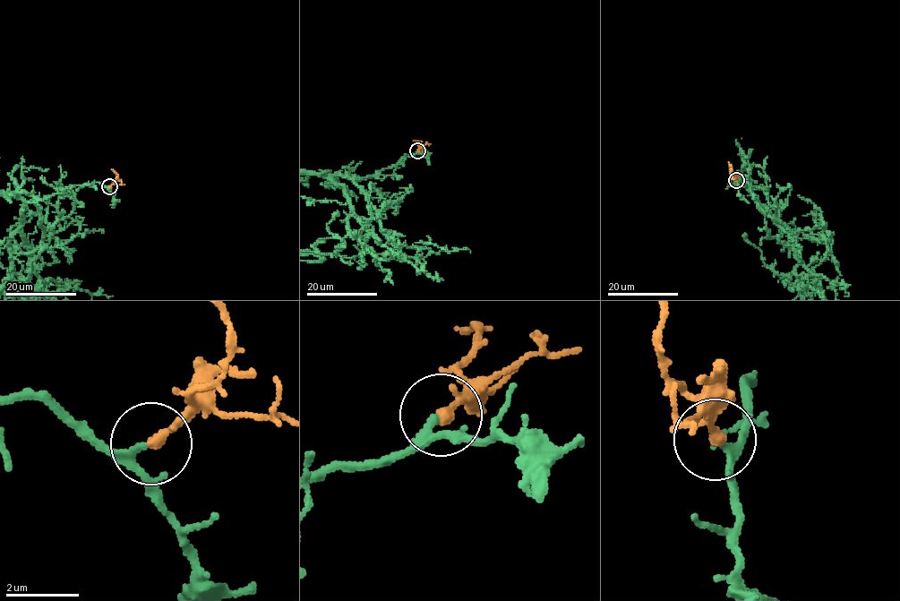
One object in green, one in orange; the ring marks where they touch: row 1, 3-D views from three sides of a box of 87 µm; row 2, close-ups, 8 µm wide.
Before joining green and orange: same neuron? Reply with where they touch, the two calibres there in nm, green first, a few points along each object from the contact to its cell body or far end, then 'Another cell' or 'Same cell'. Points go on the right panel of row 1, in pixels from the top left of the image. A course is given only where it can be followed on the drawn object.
Place: (736, 180). Thickness 140 nm (green) against 200 nm. Course of orange: (736, 180), (728, 161). Same cell

